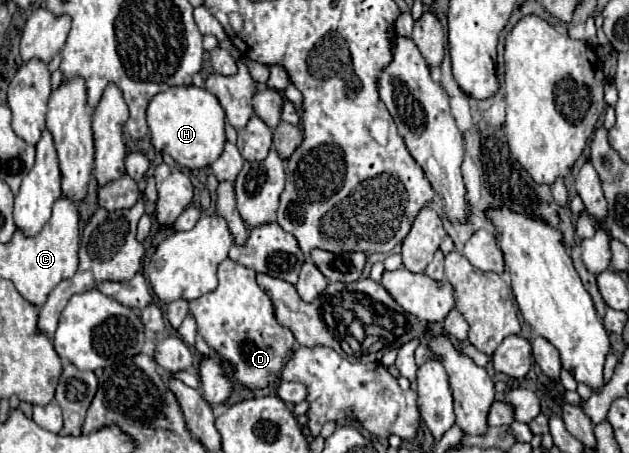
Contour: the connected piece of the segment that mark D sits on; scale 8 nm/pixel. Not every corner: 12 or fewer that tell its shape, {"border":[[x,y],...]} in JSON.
{"border":[[225,259],[189,303],[237,383],[273,383],[295,343],[253,269]]}

